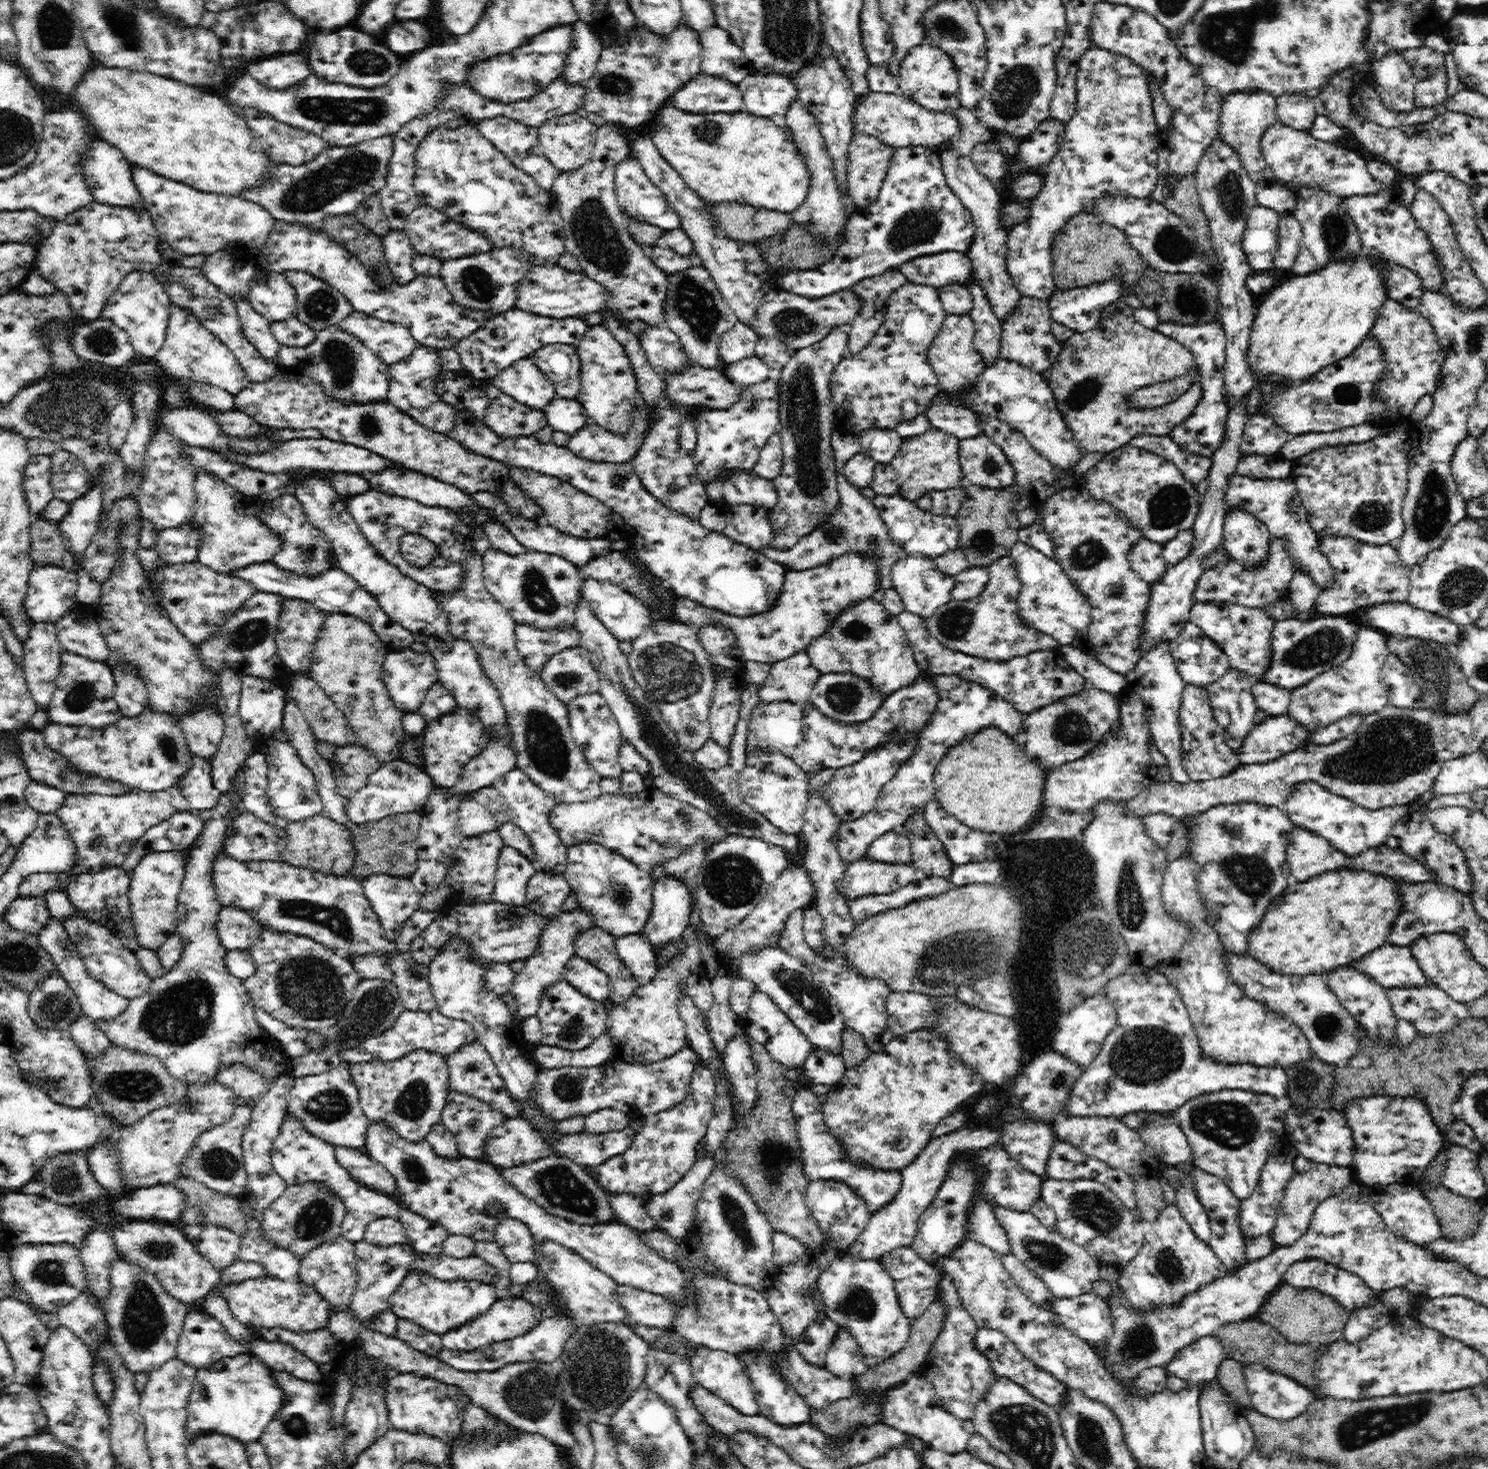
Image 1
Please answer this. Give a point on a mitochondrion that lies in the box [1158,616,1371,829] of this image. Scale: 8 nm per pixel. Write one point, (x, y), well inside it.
(1322, 647)

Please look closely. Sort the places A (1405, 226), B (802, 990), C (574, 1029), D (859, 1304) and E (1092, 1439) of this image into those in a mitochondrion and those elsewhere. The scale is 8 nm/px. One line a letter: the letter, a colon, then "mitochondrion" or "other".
A: other
B: mitochondrion
C: mitochondrion
D: mitochondrion
E: mitochondrion

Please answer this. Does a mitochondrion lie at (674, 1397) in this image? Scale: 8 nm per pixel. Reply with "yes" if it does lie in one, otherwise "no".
no

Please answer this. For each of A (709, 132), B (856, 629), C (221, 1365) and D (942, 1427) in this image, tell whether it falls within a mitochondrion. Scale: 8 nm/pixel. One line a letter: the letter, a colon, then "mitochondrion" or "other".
A: mitochondrion
B: mitochondrion
C: other
D: other

